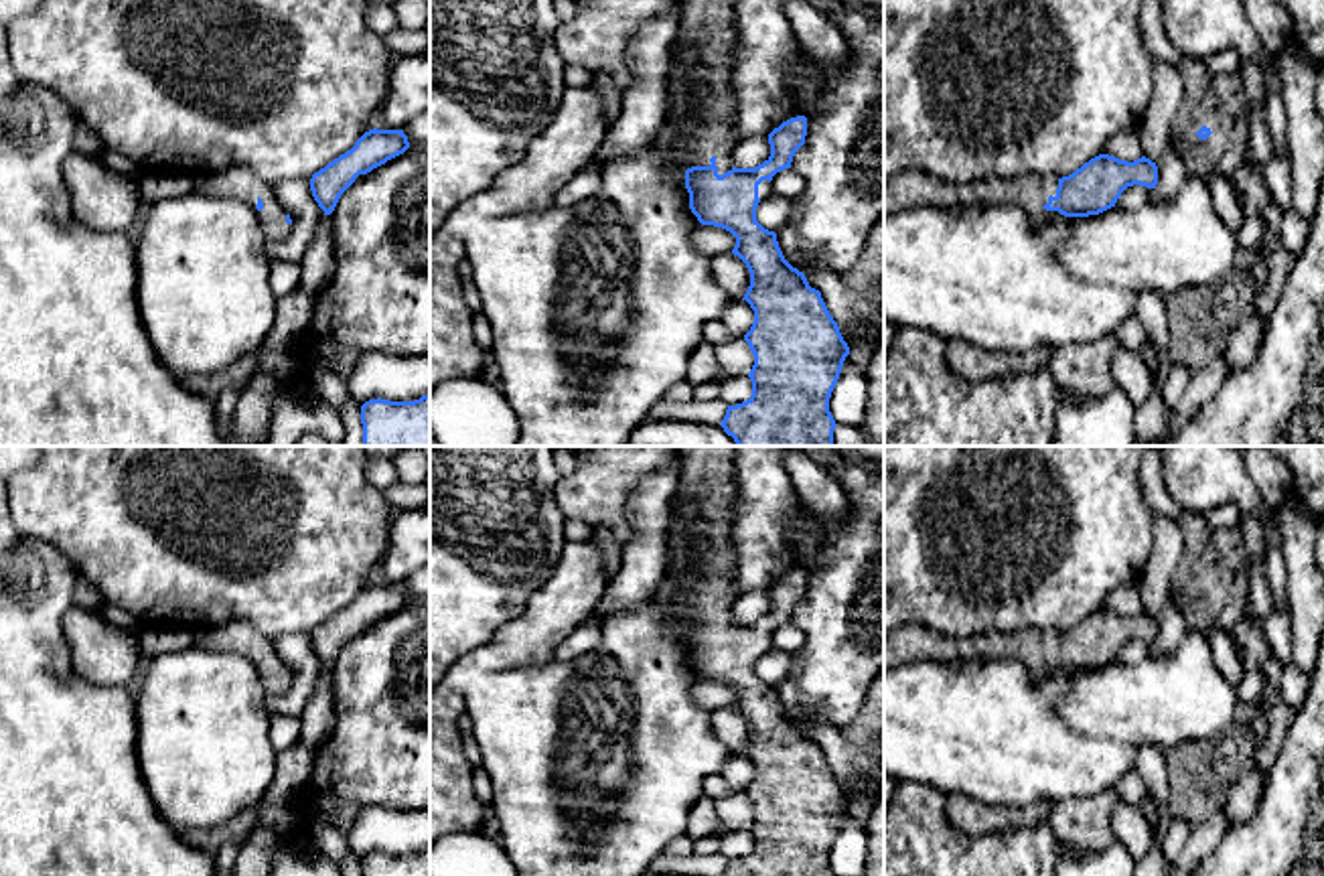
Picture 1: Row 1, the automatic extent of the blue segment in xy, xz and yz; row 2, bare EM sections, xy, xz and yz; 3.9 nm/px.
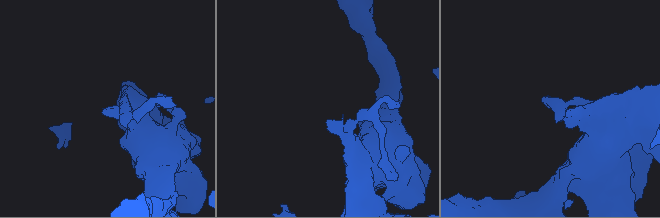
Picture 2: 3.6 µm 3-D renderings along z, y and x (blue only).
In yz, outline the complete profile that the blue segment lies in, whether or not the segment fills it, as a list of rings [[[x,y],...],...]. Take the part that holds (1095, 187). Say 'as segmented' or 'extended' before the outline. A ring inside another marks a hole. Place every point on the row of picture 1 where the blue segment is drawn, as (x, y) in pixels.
extended; [[[1099,154],[1062,178],[983,178],[971,185],[953,185],[918,170],[908,170],[884,180],[884,215],[921,207],[949,211],[1012,205],[1040,229],[1058,215],[1099,215],[1115,207],[1121,193],[1133,185],[1156,189],[1156,162],[1146,156],[1127,162]]]

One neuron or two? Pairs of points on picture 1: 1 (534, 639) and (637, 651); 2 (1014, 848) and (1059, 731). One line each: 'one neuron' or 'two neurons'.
1: two neurons
2: two neurons

